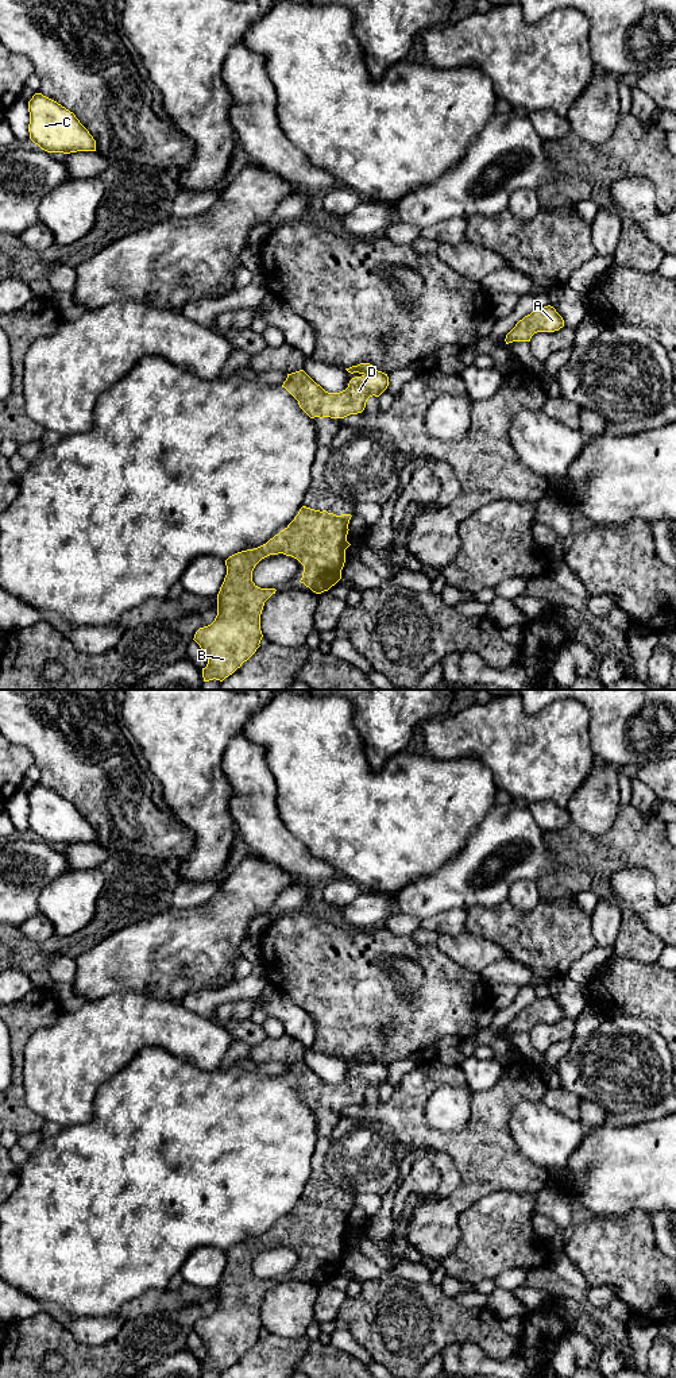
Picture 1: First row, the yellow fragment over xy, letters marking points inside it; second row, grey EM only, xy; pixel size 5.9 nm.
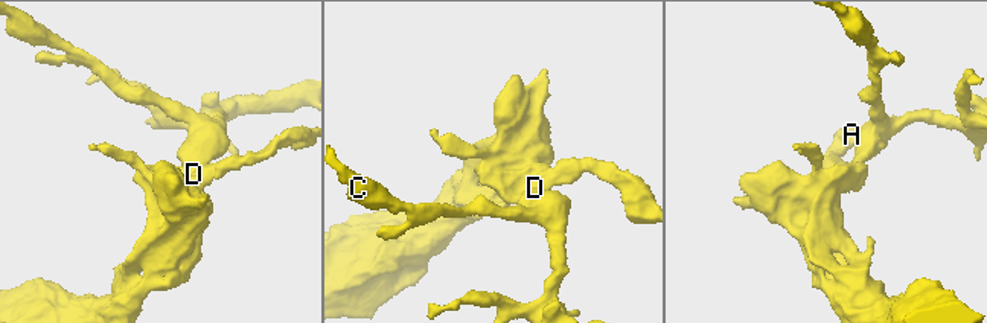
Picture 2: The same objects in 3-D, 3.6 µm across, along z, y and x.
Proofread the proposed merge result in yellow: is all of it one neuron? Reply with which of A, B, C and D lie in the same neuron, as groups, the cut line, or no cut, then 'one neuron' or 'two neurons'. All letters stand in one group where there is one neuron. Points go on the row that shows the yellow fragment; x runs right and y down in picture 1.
groups A B D / C; cut xy (374, 369), (364, 374); two neurons

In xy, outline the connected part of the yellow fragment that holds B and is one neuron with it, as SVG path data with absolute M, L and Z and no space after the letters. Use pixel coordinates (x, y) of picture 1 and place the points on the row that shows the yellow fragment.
M302 506L294 520L266 544L237 552L225 560L227 575L217 594L217 615L210 625L200 628L193 638L208 659L206 667L202 668L204 682L213 679L223 682L240 668L260 646L263 637L260 614L264 602L277 590L260 588L252 582L255 566L270 555L283 553L291 556L304 566L301 583L316 594L328 591L341 579L345 549L351 545L347 541L351 517L351 514L336 516L327 510L320 512Z

